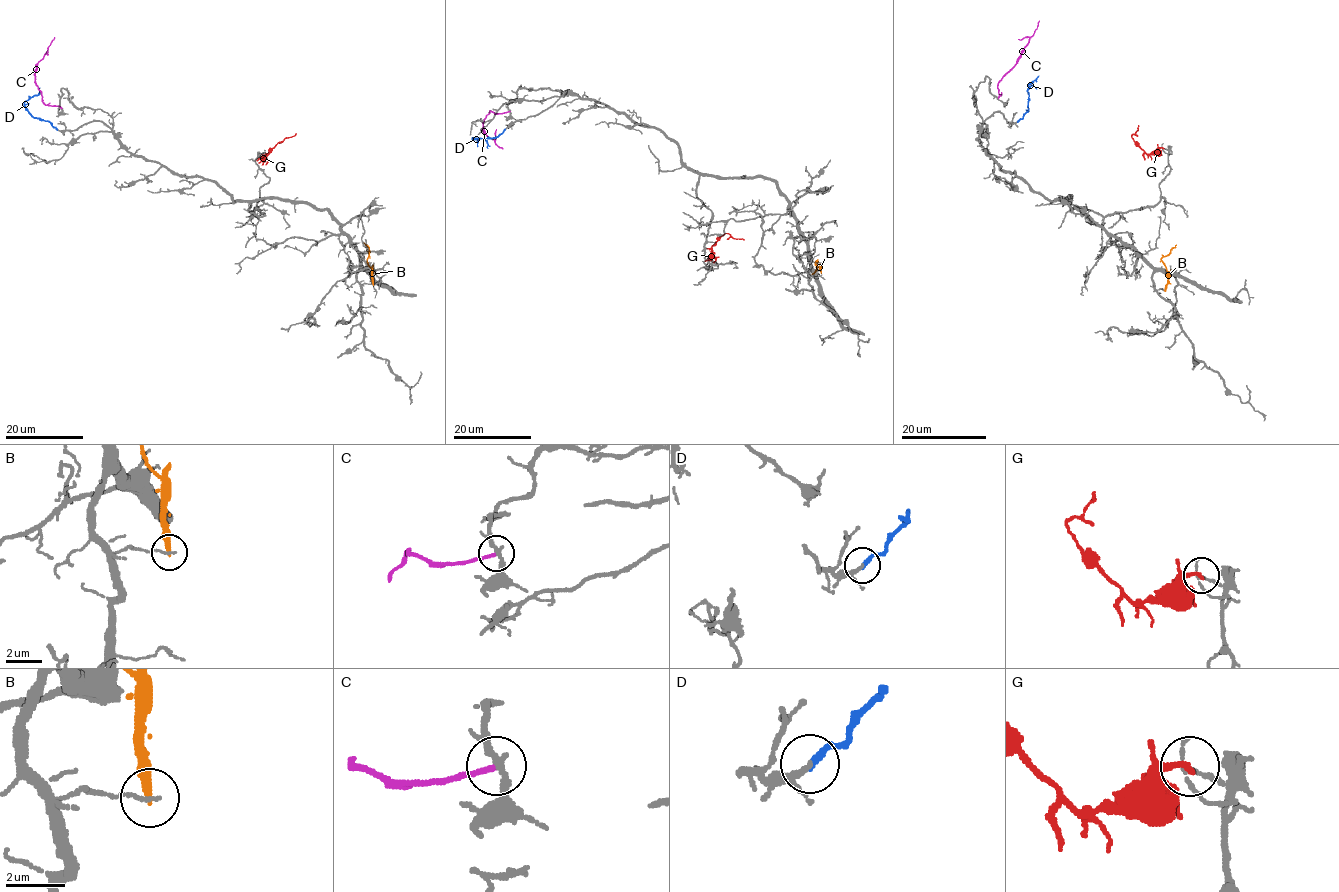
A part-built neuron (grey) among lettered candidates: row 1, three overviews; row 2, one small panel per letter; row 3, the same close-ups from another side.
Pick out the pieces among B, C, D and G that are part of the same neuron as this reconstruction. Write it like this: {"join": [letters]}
{"join": ["D"]}

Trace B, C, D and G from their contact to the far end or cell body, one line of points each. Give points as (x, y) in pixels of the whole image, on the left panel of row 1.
B: (373, 284), (367, 262), (369, 248), (364, 242)
C: (61, 108), (43, 101), (35, 81), (36, 64), (54, 37)
D: (57, 129), (47, 121), (35, 118), (24, 105), (40, 88)
G: (266, 154), (264, 160), (275, 146), (296, 133)

